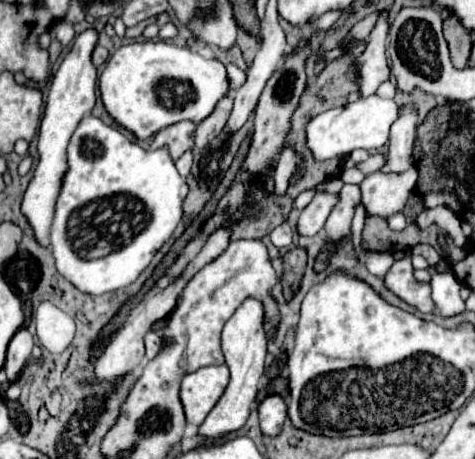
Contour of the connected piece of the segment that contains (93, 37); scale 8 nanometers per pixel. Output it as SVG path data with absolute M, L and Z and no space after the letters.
M88 29L74 39L74 47L64 57L64 61L60 63L50 83L46 109L40 121L38 163L34 167L34 175L28 183L20 209L22 209L22 215L28 219L38 245L42 247L50 247L50 227L54 217L54 205L62 189L62 177L66 175L66 169L68 169L66 147L70 143L74 129L78 127L78 121L84 115L88 115L96 103L96 67L92 65L92 49L96 41L98 41L98 33L94 29Z

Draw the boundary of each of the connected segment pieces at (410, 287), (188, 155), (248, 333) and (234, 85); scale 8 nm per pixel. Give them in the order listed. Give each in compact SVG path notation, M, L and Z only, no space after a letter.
M400 259L384 277L386 287L406 303L414 305L422 313L434 313L434 301L430 297L430 285L420 283L414 277L412 259Z
M188 149L178 161L176 161L176 169L178 169L178 173L182 175L182 177L186 177L188 173L190 173L190 167L192 167L192 149Z
M246 299L224 325L222 351L226 357L226 365L230 367L230 383L224 395L220 397L220 401L216 403L216 407L208 413L208 417L198 429L198 433L206 439L218 439L232 431L238 431L250 415L250 405L258 393L258 381L264 375L264 359L266 359L266 345L268 345L262 329L262 321L264 321L262 303L256 299Z
M226 63L226 73L230 71L230 75L228 75L228 81L230 81L230 89L238 89L244 81L246 81L246 73L242 71L242 69L238 69L236 65L232 65L232 63Z

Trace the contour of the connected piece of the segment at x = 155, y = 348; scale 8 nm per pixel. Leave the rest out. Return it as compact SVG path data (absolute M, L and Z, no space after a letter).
M154 331L146 333L144 347L146 347L146 359L154 359L156 353L160 351L160 347L162 347L162 337L158 333L154 333Z

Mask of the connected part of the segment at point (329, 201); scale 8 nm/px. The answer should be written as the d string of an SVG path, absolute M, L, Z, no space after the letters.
M326 191L316 193L312 203L300 213L298 233L300 235L316 235L324 227L328 215L336 203L338 203L338 195L326 193Z

